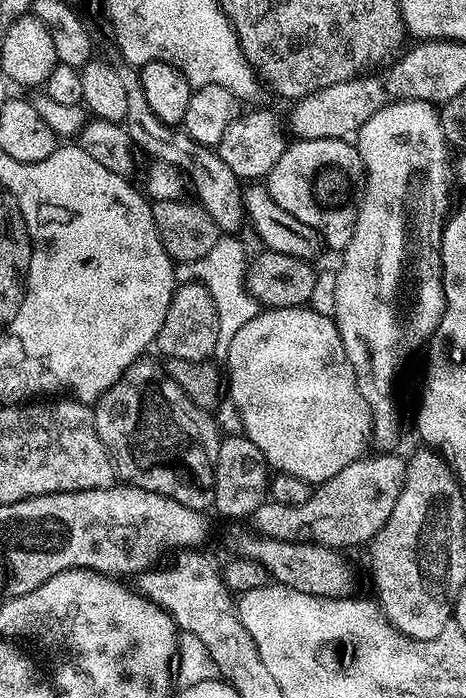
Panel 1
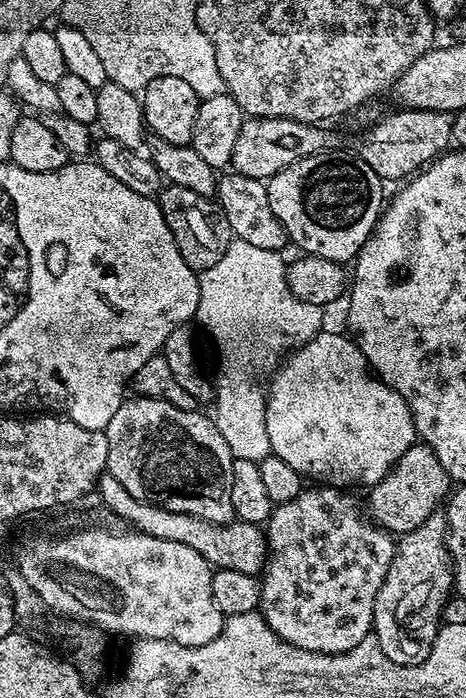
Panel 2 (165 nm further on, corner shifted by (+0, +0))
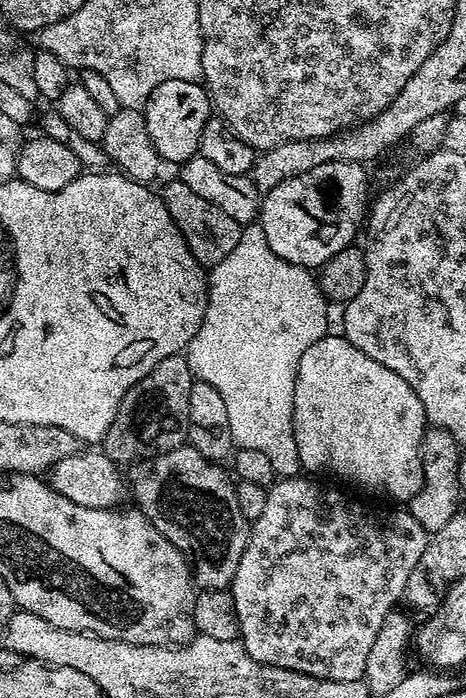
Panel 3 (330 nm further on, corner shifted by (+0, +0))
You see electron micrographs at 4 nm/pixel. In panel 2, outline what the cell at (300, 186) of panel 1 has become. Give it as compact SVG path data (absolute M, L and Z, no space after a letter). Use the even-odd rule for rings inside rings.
M335 151L319 152L301 160L295 160L286 170L274 174L267 181L268 201L270 210L274 210L274 218L282 222L289 241L300 247L301 253L318 258L330 258L334 262L344 264L355 261L357 254L367 240L371 240L376 225L380 223L381 215L386 207L384 188L380 176L366 166L359 155L336 156Z

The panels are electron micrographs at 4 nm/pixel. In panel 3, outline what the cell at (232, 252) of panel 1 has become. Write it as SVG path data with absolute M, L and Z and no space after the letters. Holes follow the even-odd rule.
M256 222L241 227L238 246L222 262L211 265L207 277L206 318L186 349L192 375L222 394L226 418L230 418L230 434L239 447L266 454L277 477L299 477L302 469L292 433L296 371L302 354L329 331L329 301L320 293L317 277L309 269L286 262L286 258L278 258L270 250L270 242L266 242L266 234Z

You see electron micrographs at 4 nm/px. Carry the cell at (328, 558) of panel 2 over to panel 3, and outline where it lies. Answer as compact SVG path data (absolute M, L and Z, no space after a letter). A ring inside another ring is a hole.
M304 476L283 477L275 481L267 489L266 507L257 520L251 521L248 533L248 545L242 554L242 562L238 562L238 570L230 585L230 593L240 624L239 641L244 649L259 664L269 664L279 668L289 668L316 680L358 680L366 670L366 658L370 658L370 650L374 647L374 638L378 630L382 630L382 622L386 622L389 612L397 607L407 590L407 579L411 571L418 565L429 542L429 533L411 514L405 510L384 510L368 506L362 502L348 498L336 488L318 484Z

